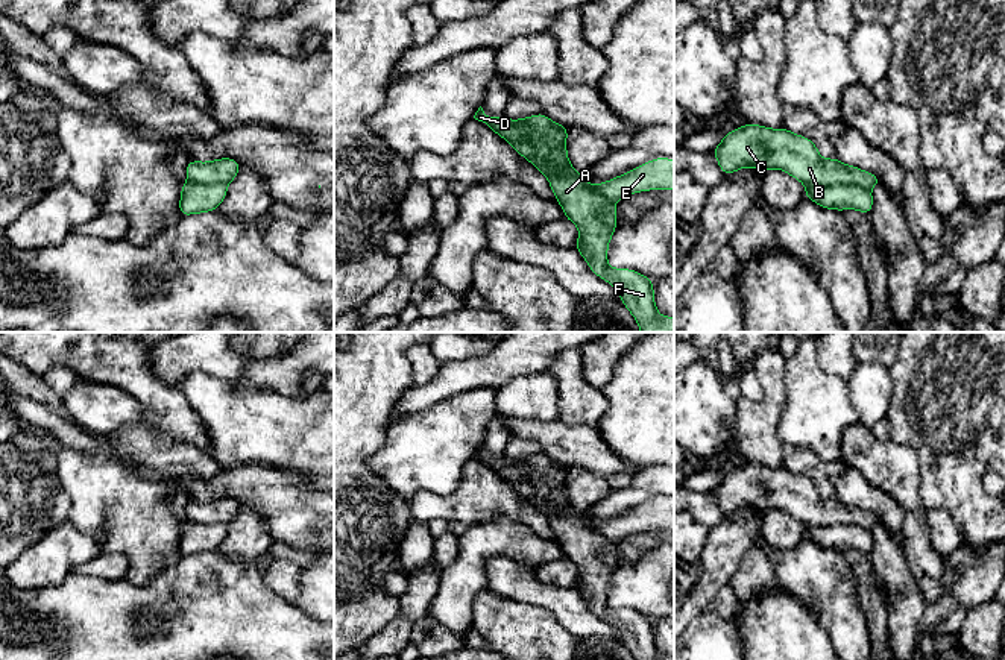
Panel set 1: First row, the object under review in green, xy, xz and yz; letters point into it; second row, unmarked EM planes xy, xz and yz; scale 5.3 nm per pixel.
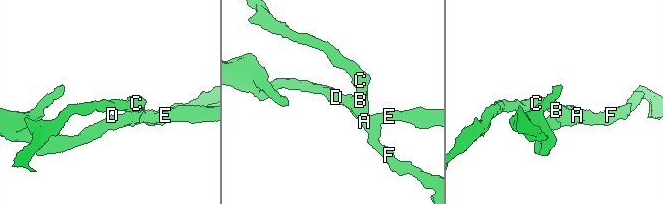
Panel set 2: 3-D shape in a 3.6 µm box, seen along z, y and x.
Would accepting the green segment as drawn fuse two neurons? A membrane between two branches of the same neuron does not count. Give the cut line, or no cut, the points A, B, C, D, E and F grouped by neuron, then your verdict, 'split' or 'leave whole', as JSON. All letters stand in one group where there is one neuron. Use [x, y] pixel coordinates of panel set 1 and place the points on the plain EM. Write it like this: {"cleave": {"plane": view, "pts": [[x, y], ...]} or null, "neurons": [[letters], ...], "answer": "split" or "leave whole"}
{"cleave": {"plane": "xz", "pts": [[551, 460], [547, 471], [532, 474], [545, 513]]}, "neurons": [["A", "B", "C", "F"], ["D", "E"]], "answer": "split"}

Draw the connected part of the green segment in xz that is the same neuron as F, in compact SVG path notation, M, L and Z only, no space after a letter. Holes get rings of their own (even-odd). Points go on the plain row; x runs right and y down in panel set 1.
M553 460L551 463L548 472L531 473L531 487L547 501L545 516L556 542L565 551L565 558L578 566L575 589L597 616L618 630L621 642L635 660L674 660L674 657L659 654L650 618L636 610L612 608L607 604L609 583L618 564L615 542L584 526L584 514L578 513L568 499L566 478L569 469ZM554 495L565 496L565 505L569 510L566 516L556 511Z

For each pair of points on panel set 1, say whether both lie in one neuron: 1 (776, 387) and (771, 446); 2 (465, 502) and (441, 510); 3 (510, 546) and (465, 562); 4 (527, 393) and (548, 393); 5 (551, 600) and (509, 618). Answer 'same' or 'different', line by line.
1: same
2: same
3: same
4: same
5: different

